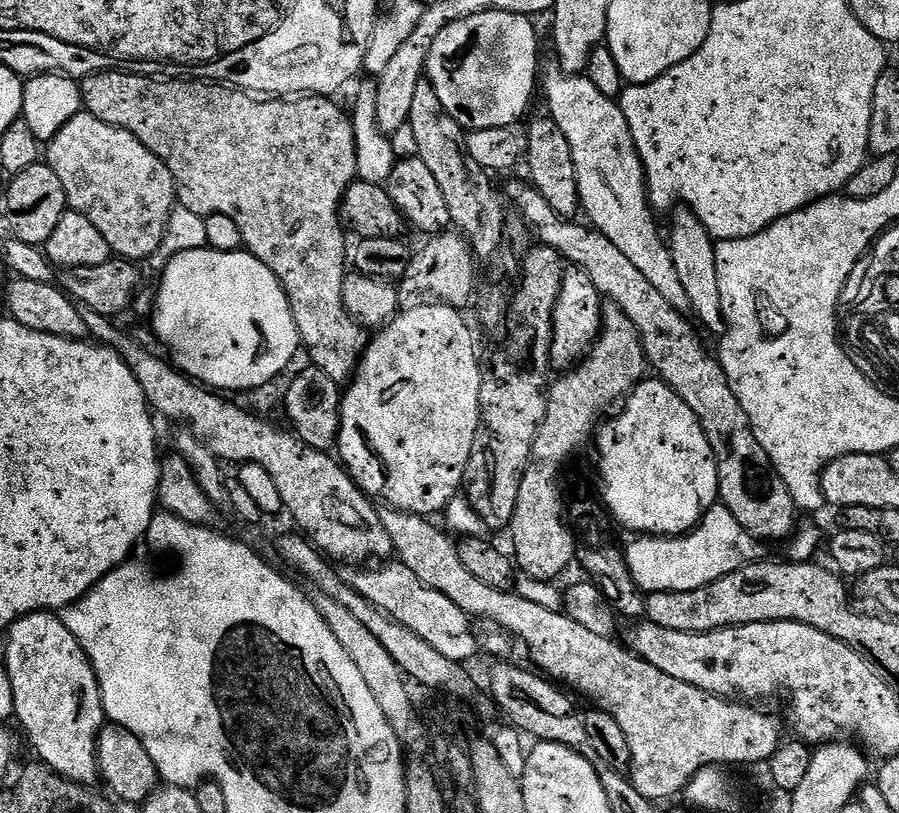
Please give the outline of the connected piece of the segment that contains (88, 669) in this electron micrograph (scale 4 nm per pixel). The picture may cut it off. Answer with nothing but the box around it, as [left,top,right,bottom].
[3,612,104,786]

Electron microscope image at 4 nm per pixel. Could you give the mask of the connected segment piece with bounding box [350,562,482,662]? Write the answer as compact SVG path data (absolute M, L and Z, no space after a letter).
M388 562L383 566L368 566L363 570L356 570L350 577L350 583L354 590L366 598L378 610L382 610L390 619L397 620L402 626L414 630L418 638L430 642L438 654L444 655L451 660L469 662L479 653L482 648L481 641L476 640L476 632L473 621L446 594L438 594L438 590L430 590L418 578L414 578L411 570L399 562Z

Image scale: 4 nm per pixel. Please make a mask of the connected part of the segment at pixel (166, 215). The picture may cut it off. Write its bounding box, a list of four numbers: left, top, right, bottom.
[46,111,177,262]

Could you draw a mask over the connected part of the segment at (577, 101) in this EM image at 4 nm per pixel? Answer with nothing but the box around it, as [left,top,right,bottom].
[542,70,691,313]

